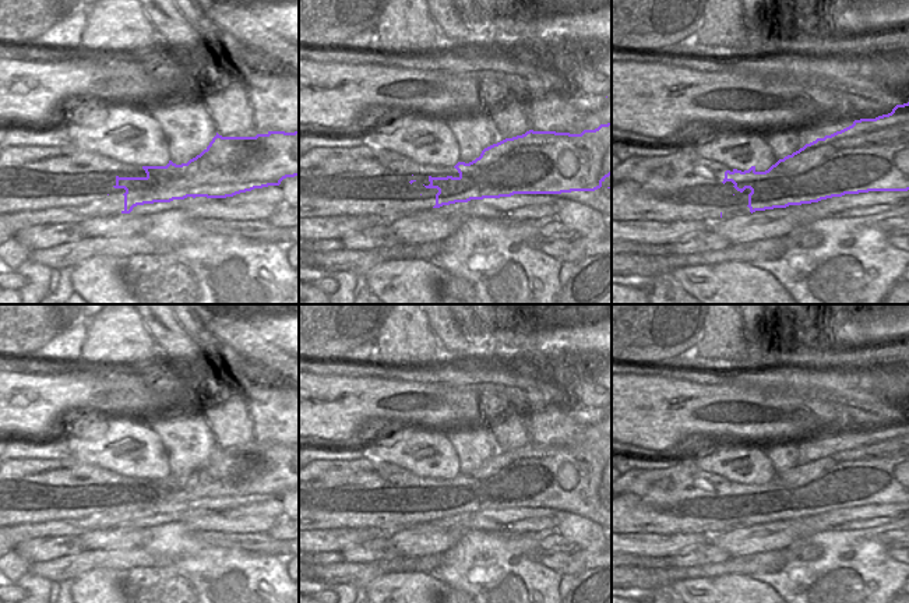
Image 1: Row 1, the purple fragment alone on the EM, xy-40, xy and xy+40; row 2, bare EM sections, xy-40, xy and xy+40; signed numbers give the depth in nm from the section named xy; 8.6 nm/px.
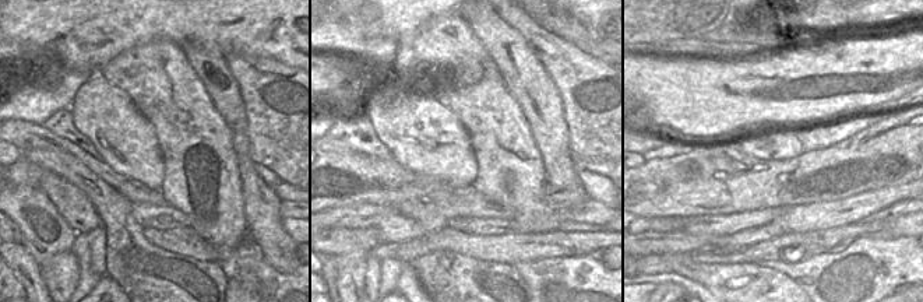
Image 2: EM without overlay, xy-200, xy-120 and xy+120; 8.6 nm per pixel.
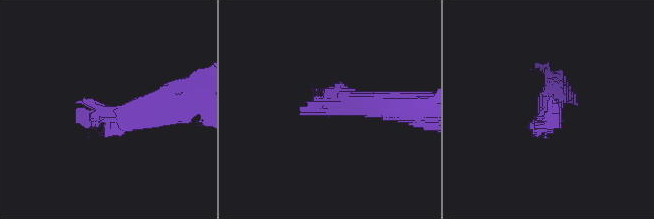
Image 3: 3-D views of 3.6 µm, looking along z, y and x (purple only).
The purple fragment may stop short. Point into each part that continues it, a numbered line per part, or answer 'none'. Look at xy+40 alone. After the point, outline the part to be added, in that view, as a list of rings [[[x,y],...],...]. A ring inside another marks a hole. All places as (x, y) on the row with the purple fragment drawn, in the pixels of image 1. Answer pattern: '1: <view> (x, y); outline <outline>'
1: xy+40 (683, 186); outline [[[697,141],[680,142],[670,155],[640,158],[637,155],[623,161],[612,169],[612,221],[705,221],[720,219],[720,208],[733,197],[733,183],[726,181],[725,172],[730,170],[725,163],[707,159],[697,151]]]

